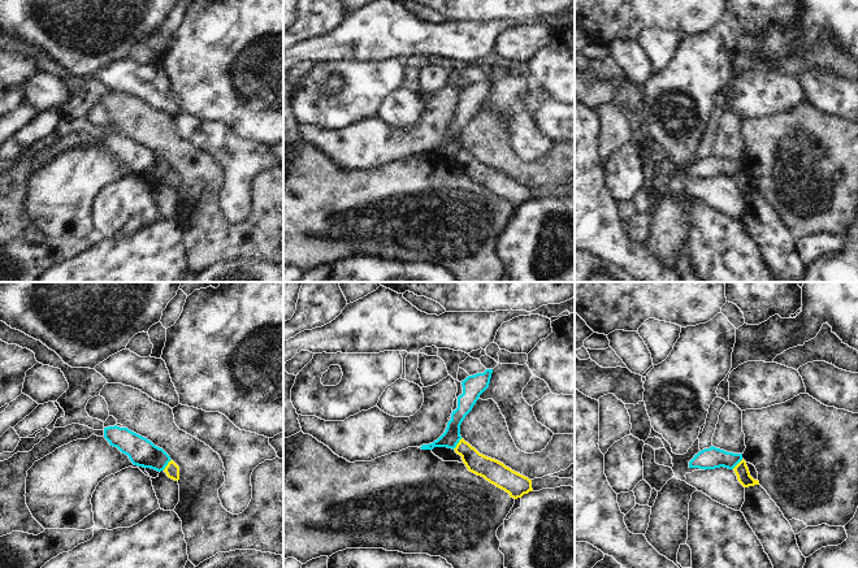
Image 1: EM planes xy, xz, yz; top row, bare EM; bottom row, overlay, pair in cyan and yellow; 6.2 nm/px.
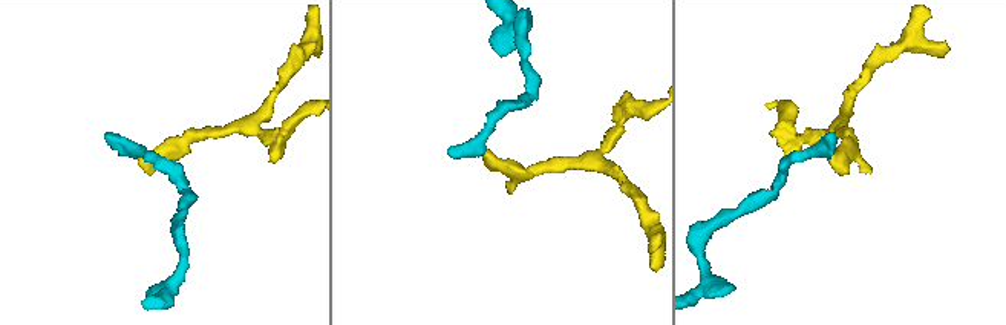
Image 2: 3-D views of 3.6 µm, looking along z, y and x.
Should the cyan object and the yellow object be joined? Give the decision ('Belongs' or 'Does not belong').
Does not belong

